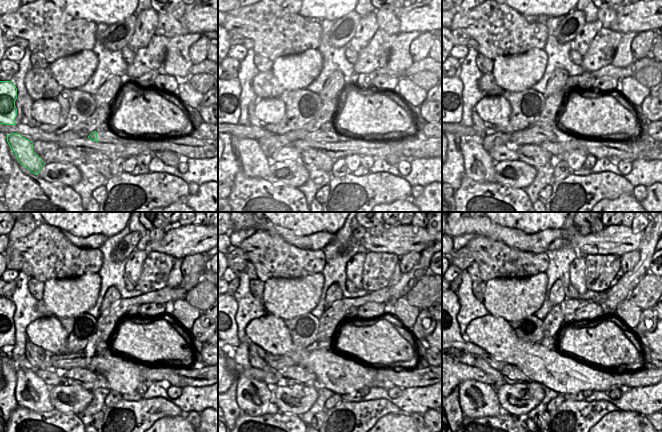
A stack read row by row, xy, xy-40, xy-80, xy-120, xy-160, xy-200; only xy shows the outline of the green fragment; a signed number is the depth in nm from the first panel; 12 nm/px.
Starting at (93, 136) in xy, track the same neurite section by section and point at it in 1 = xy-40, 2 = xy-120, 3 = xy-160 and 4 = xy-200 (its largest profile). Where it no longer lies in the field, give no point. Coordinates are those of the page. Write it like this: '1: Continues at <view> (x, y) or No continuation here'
1: Continues at xy-40 (315, 136)
2: Continues at xy-120 (82, 359)
3: Continues at xy-160 (278, 363)
4: Continues at xy-200 (463, 346).

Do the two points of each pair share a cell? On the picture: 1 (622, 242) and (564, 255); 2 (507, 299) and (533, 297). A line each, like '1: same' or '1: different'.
1: different
2: same

